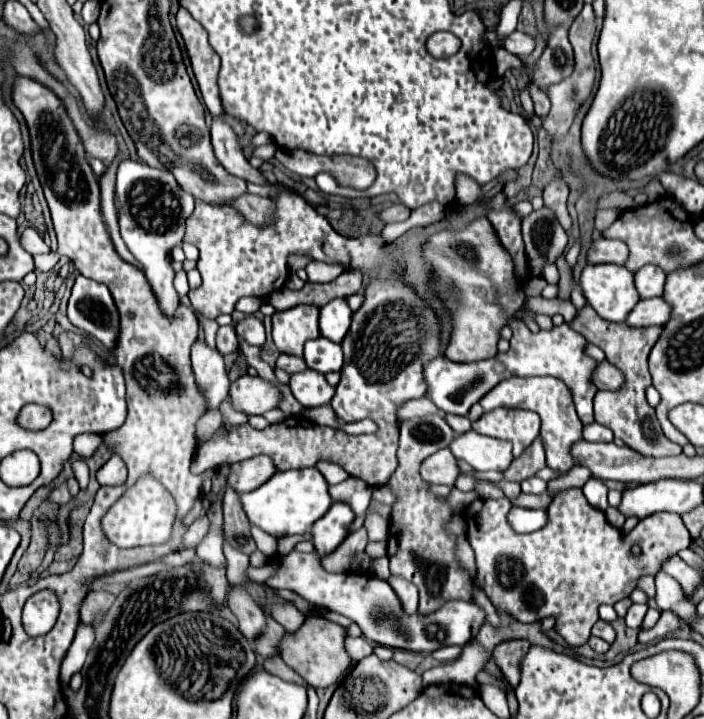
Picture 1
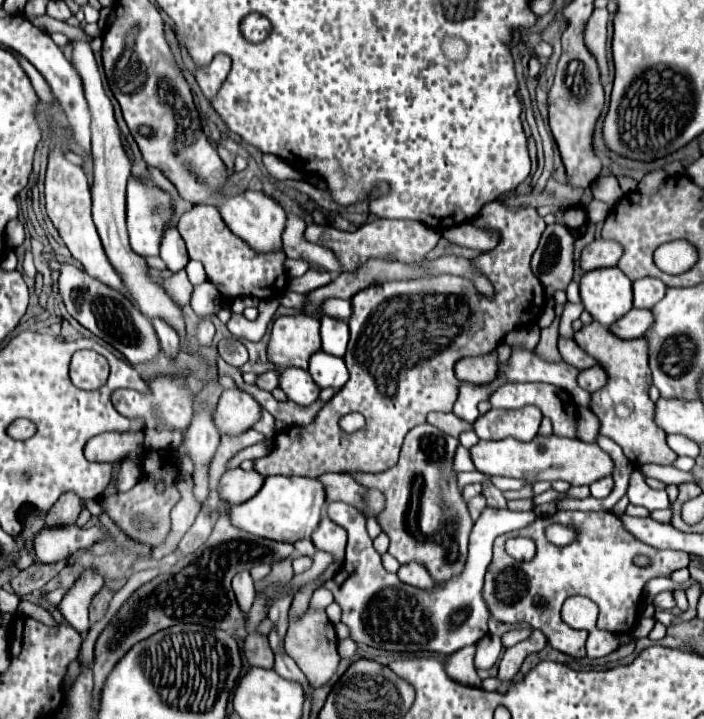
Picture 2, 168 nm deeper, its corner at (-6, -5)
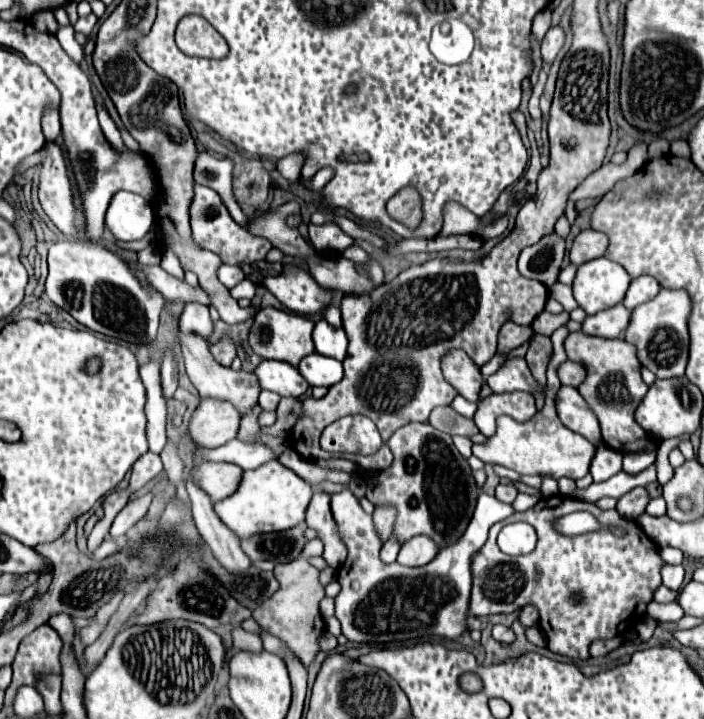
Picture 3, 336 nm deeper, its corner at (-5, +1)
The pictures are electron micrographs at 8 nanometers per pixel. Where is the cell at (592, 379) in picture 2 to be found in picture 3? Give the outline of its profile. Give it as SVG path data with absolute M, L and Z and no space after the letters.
M566 361L558 367L558 377L562 381L562 385L570 385L570 387L580 387L586 379L586 369L580 363L574 361Z

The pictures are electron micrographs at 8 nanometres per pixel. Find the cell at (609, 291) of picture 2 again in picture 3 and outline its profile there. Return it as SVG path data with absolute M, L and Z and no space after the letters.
M598 257L578 267L572 289L578 305L588 315L594 315L598 311L610 309L612 305L622 303L628 285L630 275L622 265L612 263L606 257Z

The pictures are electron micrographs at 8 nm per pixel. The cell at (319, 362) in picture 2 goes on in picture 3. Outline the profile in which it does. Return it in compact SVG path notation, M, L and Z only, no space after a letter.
M312 353L306 355L300 365L298 365L300 373L304 375L304 379L314 387L314 385L324 385L324 387L332 387L334 383L342 381L344 377L344 369L342 363L332 359L332 357L324 357L320 353Z

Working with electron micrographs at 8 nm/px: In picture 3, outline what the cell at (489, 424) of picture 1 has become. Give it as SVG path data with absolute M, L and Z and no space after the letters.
M502 393L490 395L478 403L474 423L484 437L490 437L496 429L496 419L508 415L516 421L528 421L536 415L534 397L530 393Z

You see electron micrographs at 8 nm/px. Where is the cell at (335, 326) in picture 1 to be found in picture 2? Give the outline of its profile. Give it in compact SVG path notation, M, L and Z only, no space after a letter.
M323 317L321 319L321 351L343 357L349 341L349 327L345 321Z

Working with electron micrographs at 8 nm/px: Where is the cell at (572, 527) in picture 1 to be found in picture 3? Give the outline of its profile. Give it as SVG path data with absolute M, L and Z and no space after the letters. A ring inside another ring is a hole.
M562 495L544 497L532 509L528 509L524 513L514 513L514 517L512 519L508 517L506 521L508 523L516 523L516 521L530 523L538 533L538 545L530 555L512 557L512 555L502 553L496 545L496 535L500 533L500 529L506 523L504 521L496 523L490 529L490 537L488 537L484 549L480 549L480 553L476 553L474 561L472 561L474 581L472 581L472 597L470 597L470 615L484 617L484 615L498 615L498 613L514 613L526 605L532 605L538 609L539 627L547 637L547 648L558 655L566 655L572 659L588 659L590 657L588 647L594 639L622 635L622 633L634 629L636 623L646 615L646 605L652 601L652 593L662 583L660 571L664 567L664 561L660 557L656 543L650 541L646 537L646 533L642 533L642 529L638 529L636 521L630 521L630 519L618 515L616 509L602 511L594 503L586 503L586 501L562 497ZM572 511L590 511L602 525L620 525L622 529L626 529L626 537L614 537L610 531L584 533L578 537L562 537L560 533L554 531L552 523L556 517L562 517ZM574 591L582 593L584 603L570 601L570 595Z

